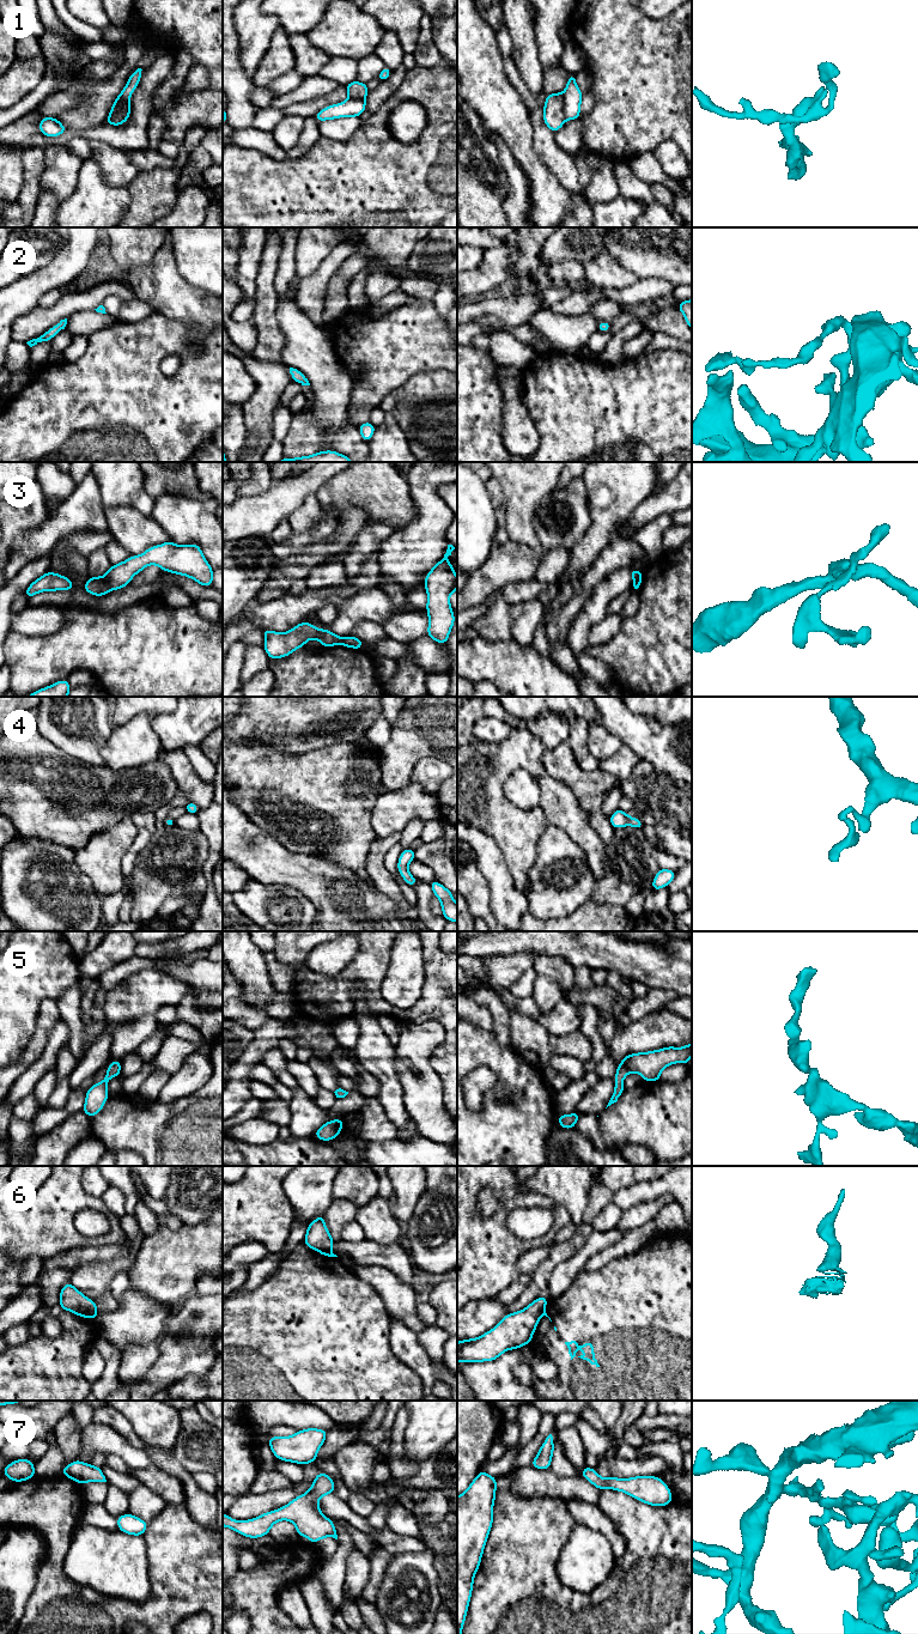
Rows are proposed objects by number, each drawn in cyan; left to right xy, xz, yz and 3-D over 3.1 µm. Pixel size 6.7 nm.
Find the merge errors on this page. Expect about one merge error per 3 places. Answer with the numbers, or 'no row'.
1, 6

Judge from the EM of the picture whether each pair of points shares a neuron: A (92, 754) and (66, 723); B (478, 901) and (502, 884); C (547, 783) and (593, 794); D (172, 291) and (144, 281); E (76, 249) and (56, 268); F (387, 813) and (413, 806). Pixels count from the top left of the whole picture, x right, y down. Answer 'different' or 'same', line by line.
A: same
B: different
C: different
D: same
E: same
F: same

